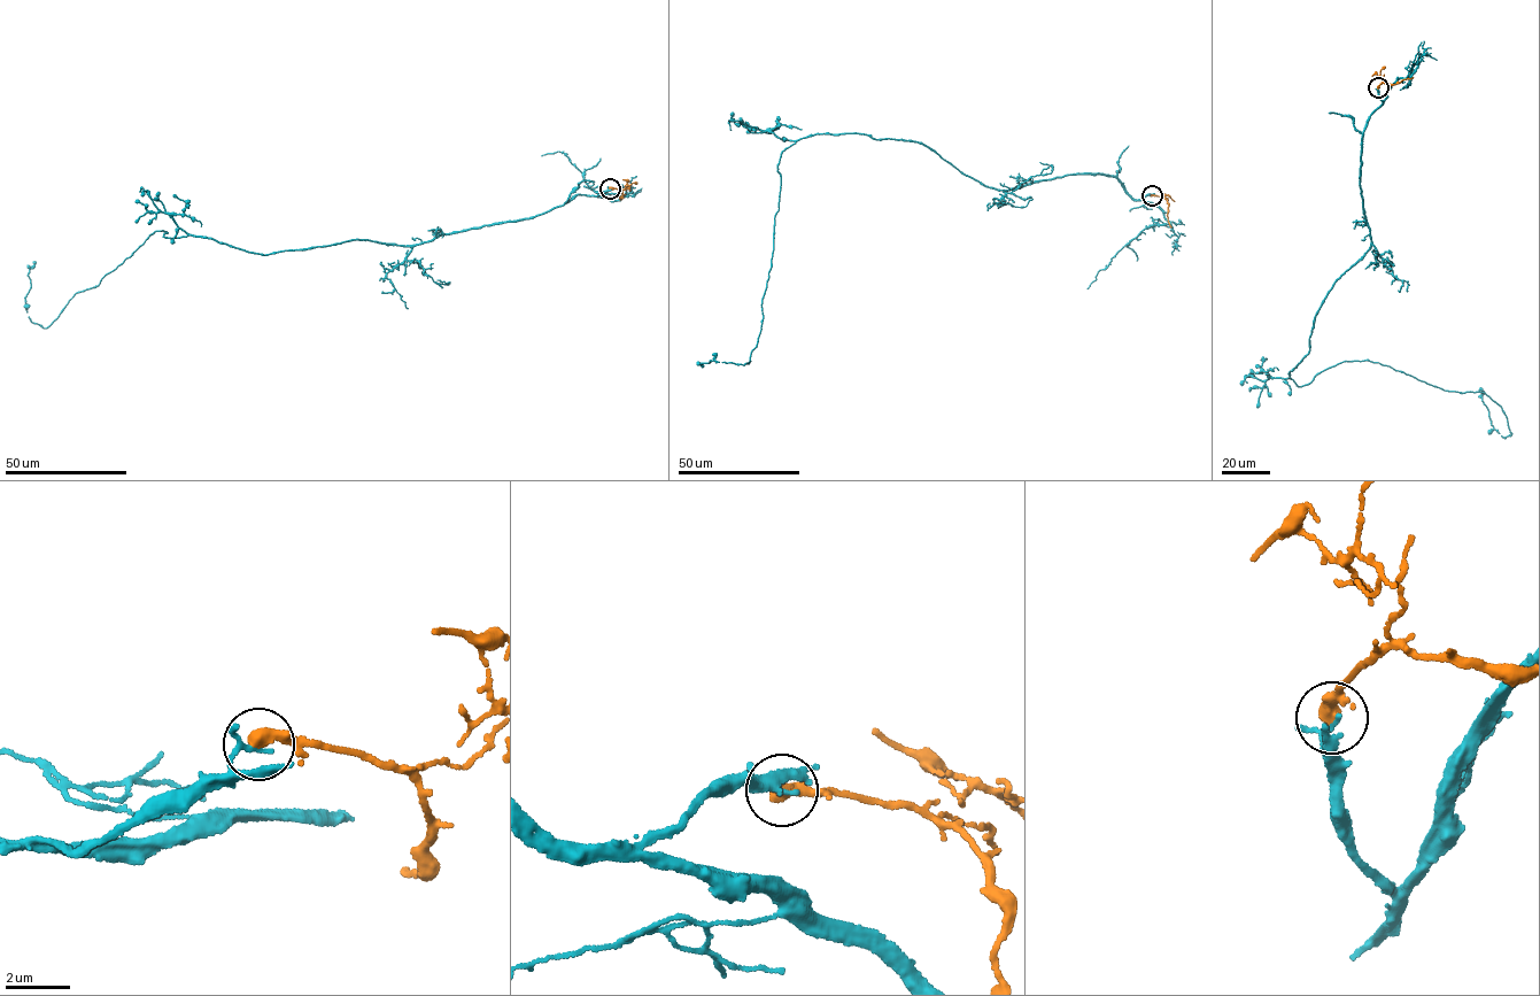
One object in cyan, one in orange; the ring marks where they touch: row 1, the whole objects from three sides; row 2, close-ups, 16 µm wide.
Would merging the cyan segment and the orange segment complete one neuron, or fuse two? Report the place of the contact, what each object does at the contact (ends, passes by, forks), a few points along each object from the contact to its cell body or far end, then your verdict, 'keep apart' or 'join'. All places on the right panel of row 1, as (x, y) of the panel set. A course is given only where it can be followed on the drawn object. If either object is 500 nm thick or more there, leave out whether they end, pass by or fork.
at (1378, 87); cyan passes by; orange ends there; cyan runs (1378, 89), (1359, 177), (1370, 245), (1287, 375), (1380, 363), (1485, 393), (1510, 437), (1478, 391); orange runs (1378, 89), (1382, 83), (1393, 85), (1413, 78); keep apart

